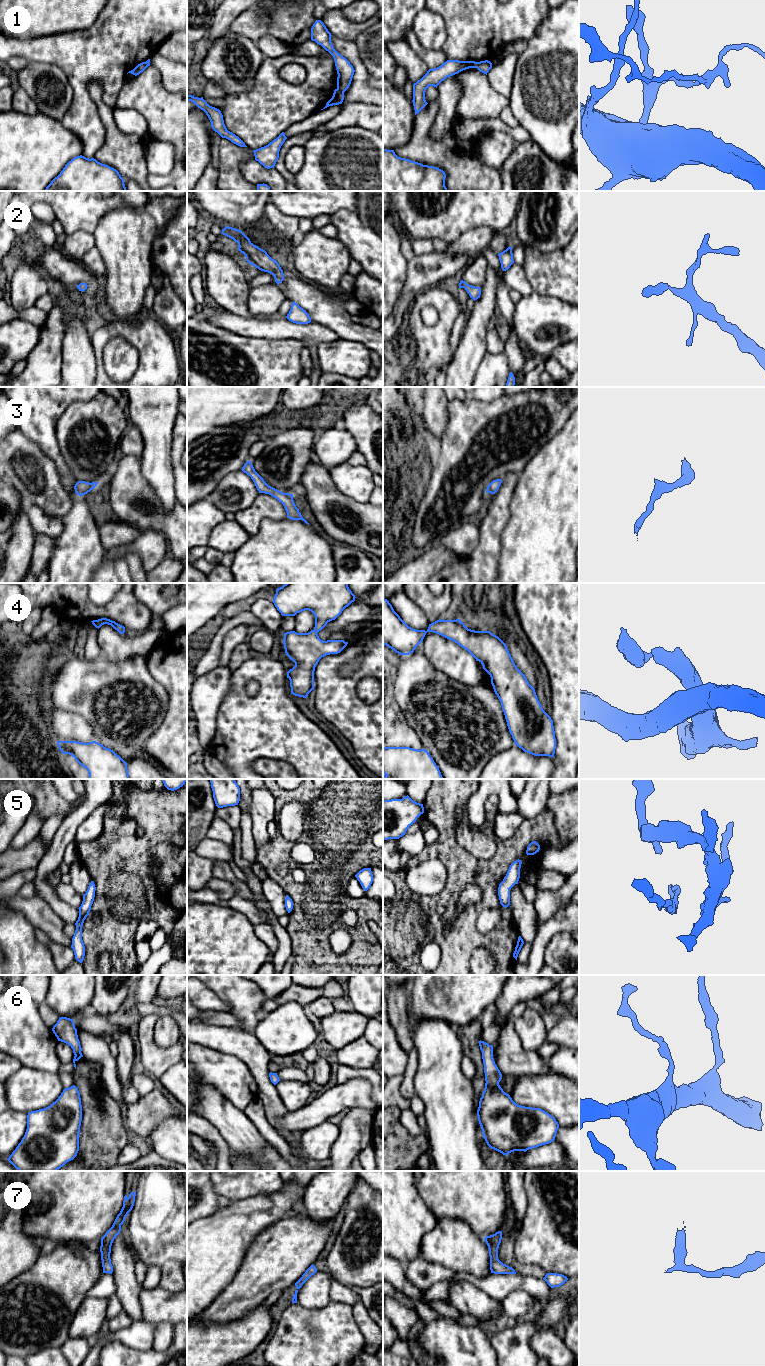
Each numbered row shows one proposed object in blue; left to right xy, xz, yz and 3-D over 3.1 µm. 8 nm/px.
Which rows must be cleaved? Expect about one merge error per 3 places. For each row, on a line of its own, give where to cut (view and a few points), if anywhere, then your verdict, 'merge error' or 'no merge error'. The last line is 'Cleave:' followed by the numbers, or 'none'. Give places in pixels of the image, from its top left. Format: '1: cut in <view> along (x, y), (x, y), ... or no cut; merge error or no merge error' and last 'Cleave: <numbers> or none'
1: cut in xz along (337, 87), (343, 92); merge error
2: no cut; no merge error
3: no cut; no merge error
4: no cut; no merge error
5: no cut; no merge error
6: no cut; no merge error
7: no cut; no merge error
Cleave: 1

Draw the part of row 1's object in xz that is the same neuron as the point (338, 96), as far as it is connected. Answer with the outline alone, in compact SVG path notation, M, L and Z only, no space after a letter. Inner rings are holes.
M337 88L334 90L332 98L326 103L326 106L323 109L329 106L342 104L343 100L344 100L344 92L339 88Z

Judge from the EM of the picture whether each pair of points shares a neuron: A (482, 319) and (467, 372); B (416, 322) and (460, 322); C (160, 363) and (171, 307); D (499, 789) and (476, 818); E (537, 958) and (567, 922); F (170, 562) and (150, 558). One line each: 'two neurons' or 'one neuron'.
A: one neuron
B: two neurons
C: two neurons
D: one neuron
E: one neuron
F: two neurons

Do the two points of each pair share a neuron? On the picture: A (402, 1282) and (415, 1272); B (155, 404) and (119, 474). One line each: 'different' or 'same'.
A: different
B: different

